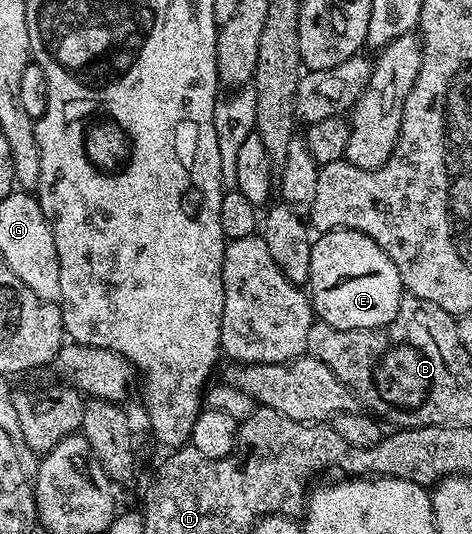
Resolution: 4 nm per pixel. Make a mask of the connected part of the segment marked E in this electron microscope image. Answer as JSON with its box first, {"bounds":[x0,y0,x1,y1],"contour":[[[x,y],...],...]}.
{"bounds":[309,231,405,331],"contour":[[[324,231],[311,245],[309,298],[314,314],[338,331],[369,331],[393,322],[405,298],[403,277],[393,261],[360,231]]]}

